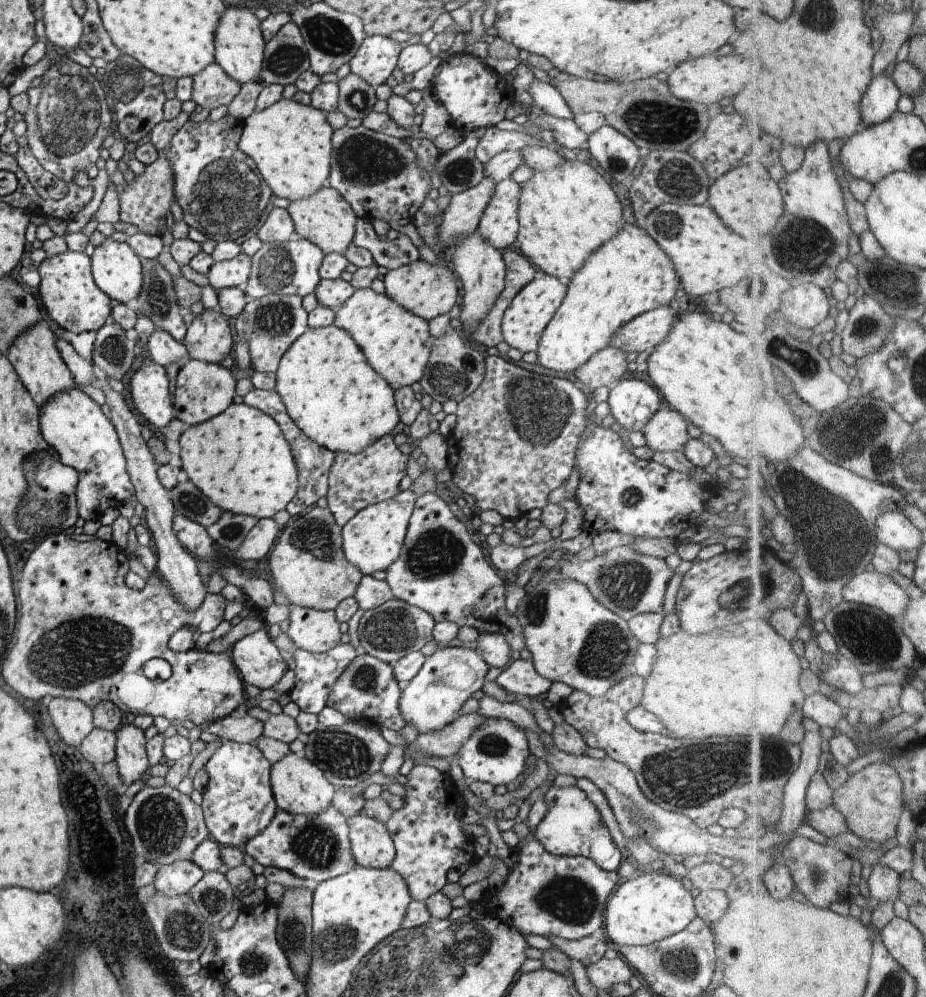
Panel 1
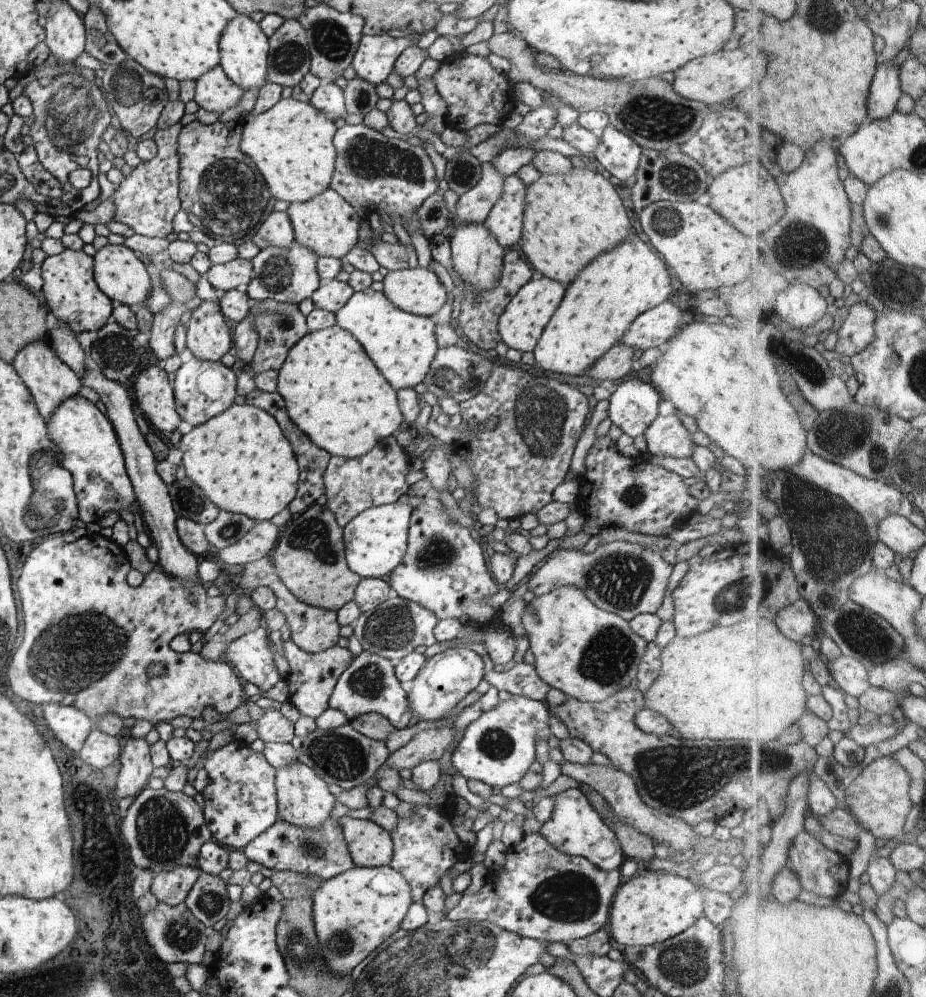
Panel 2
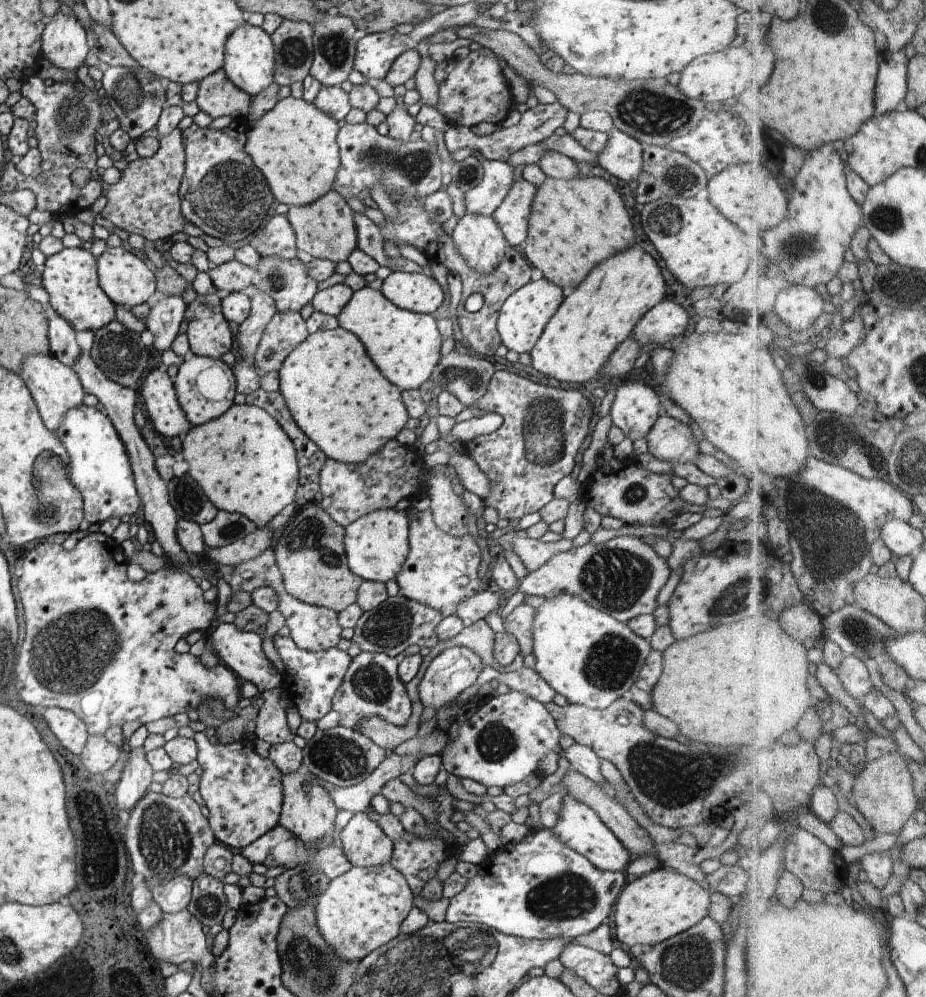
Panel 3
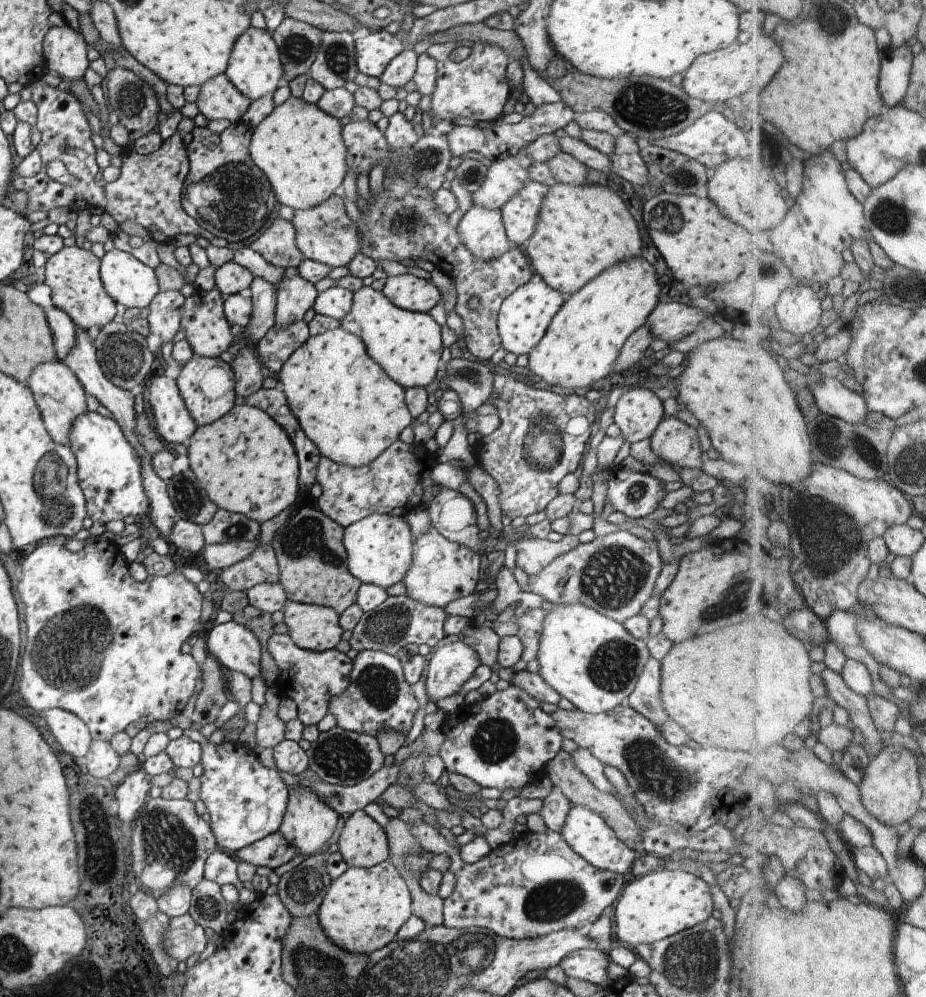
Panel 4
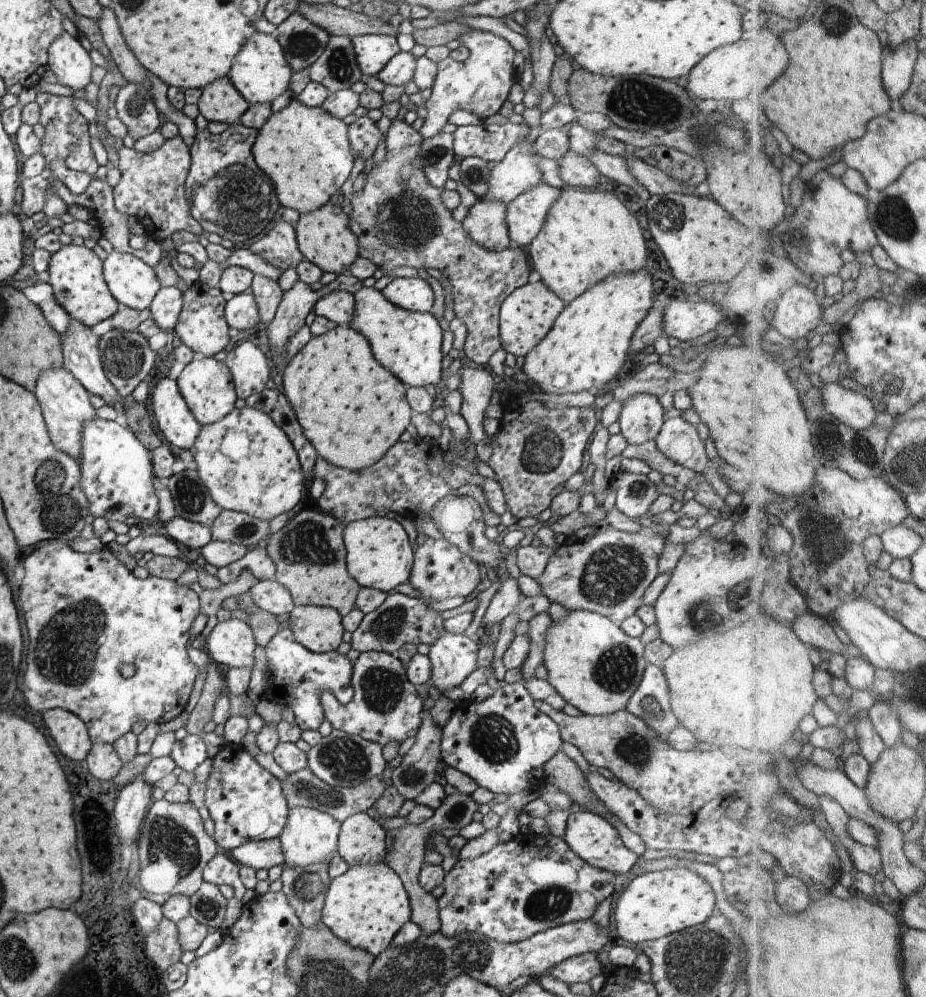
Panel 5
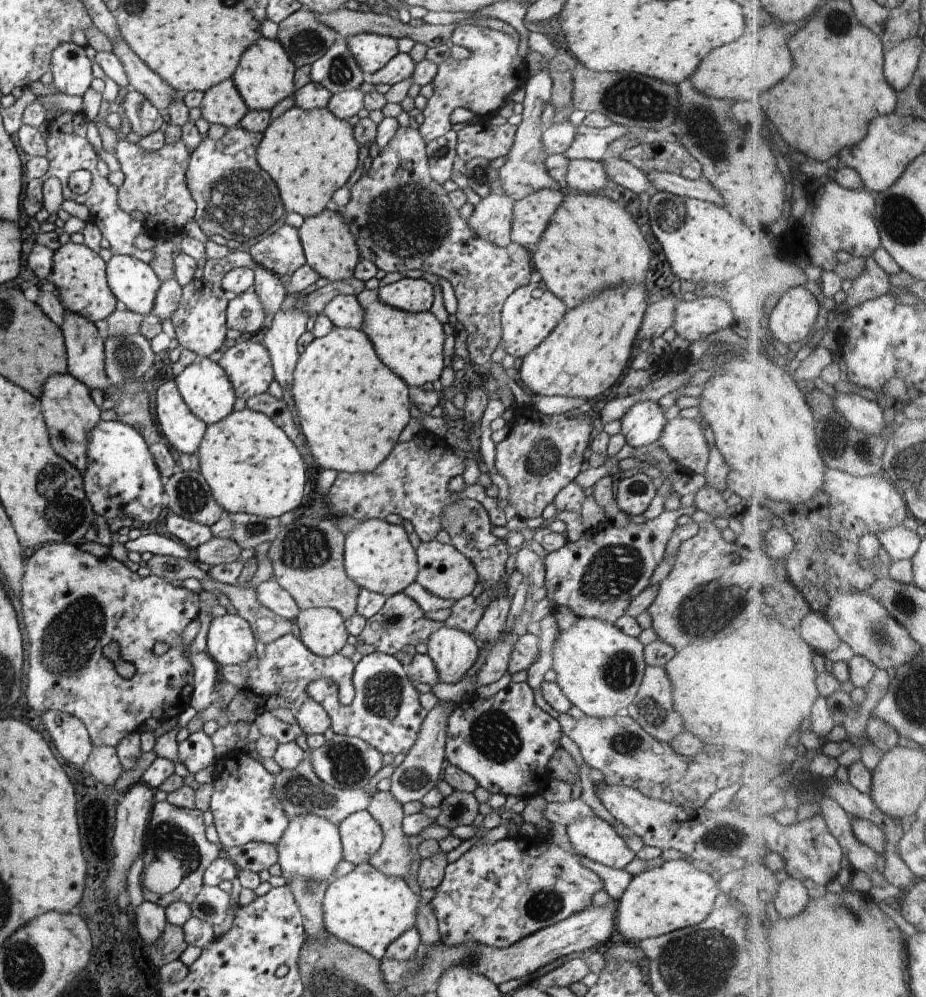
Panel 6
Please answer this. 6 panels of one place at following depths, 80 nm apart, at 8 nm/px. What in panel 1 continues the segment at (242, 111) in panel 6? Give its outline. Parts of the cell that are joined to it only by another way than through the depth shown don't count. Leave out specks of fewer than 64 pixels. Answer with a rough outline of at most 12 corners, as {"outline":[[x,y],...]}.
{"outline":[[214,61],[193,76],[191,100],[228,106],[242,84]]}

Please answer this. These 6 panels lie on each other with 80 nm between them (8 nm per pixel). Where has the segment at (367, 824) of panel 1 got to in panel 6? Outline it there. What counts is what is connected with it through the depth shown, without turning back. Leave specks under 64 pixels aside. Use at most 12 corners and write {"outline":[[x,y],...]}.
{"outline":[[368,810],[339,825],[343,859],[368,863],[383,830]]}

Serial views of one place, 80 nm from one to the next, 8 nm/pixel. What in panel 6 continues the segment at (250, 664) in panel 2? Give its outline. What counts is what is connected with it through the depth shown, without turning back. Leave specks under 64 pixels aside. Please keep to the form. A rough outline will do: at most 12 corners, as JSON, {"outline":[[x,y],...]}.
{"outline":[[240,615],[212,620],[208,654],[220,666],[254,661],[254,629]]}

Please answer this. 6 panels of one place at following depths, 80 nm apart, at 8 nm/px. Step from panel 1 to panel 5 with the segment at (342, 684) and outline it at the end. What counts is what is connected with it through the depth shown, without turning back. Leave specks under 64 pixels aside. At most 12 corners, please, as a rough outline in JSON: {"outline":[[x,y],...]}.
{"outline":[[360,653],[352,700],[321,694],[334,729],[381,744],[417,735],[422,700],[393,654]]}

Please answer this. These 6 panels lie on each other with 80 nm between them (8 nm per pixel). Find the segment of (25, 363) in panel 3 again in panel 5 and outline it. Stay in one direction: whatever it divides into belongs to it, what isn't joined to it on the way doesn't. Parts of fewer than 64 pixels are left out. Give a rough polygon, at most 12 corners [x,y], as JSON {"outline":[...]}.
{"outline":[[66,368],[33,390],[54,446],[81,463],[81,430],[96,417]]}

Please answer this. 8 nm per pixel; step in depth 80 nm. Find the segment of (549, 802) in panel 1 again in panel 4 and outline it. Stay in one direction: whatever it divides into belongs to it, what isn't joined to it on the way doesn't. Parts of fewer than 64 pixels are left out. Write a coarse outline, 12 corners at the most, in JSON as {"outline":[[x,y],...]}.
{"outline":[[571,805],[559,832],[597,869],[630,877],[638,852],[593,810]]}

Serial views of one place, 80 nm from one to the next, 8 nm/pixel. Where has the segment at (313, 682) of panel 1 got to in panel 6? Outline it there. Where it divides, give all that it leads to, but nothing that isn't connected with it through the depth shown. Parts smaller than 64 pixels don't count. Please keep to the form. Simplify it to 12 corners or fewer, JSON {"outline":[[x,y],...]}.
{"outline":[[292,633],[265,646],[240,693],[288,708],[307,735],[331,727],[307,693],[331,679],[355,697],[352,660],[314,654]]}

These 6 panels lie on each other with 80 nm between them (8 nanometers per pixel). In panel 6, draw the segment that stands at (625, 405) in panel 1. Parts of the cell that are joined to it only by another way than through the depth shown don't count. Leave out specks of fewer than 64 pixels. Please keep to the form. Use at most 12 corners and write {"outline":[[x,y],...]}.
{"outline":[[635,402],[621,418],[627,444],[658,443],[667,423],[657,402]]}

